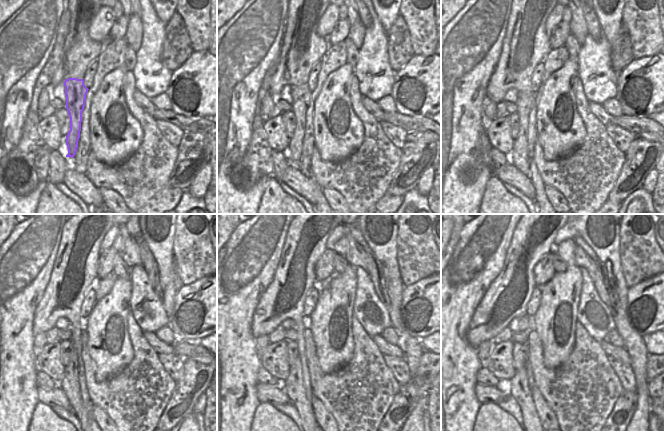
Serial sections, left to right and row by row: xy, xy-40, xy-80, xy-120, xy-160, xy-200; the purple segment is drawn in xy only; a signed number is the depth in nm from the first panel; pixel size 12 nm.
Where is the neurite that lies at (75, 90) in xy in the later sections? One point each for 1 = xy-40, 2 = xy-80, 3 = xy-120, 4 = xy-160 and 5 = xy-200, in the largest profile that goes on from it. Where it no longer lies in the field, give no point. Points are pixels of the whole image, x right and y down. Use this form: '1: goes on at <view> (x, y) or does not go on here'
1: goes on at xy-40 (301, 94)
2: goes on at xy-80 (519, 157)
3: goes on at xy-120 (70, 385)
4: goes on at xy-160 (294, 385)
5: goes on at xy-200 (519, 388)

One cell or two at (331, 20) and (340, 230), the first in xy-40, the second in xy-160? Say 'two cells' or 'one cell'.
one cell

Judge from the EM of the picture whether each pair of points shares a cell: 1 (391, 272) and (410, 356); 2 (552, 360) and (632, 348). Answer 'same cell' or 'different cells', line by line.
1: same cell
2: different cells

